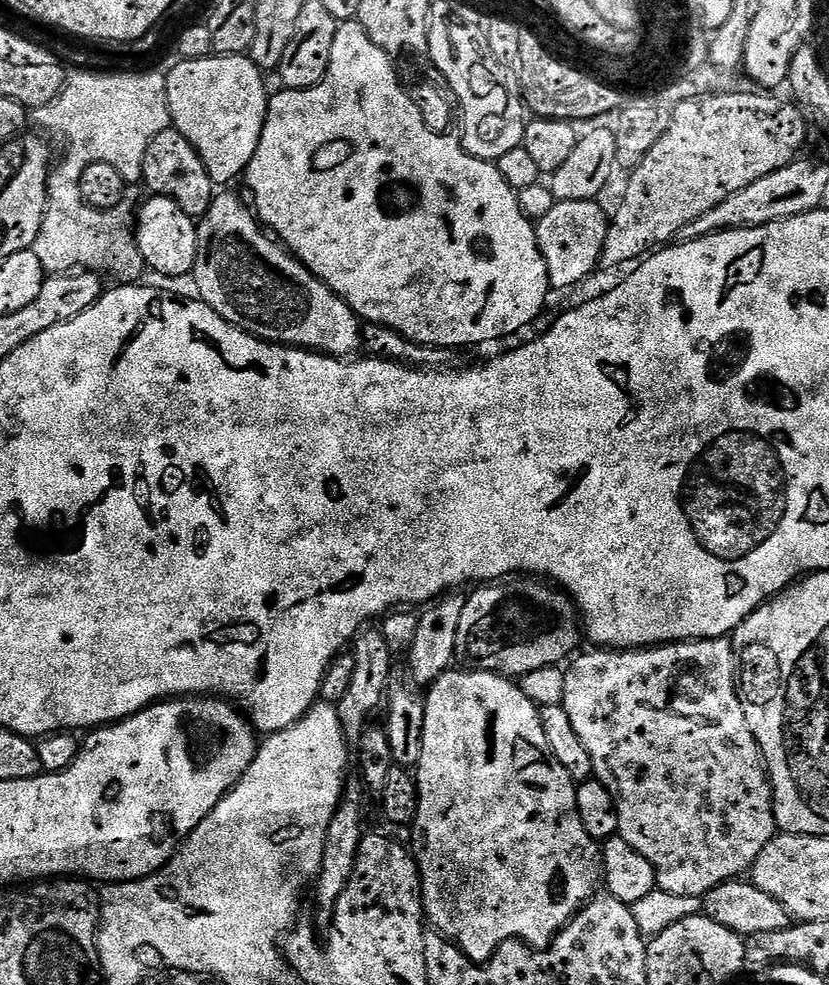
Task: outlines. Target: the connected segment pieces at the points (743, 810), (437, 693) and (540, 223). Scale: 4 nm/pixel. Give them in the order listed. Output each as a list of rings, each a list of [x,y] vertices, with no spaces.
[[[719,636],[713,640],[681,640],[651,648],[592,651],[596,652],[588,652],[585,656],[577,655],[564,668],[563,705],[578,738],[590,753],[593,777],[600,780],[602,786],[610,790],[610,798],[614,798],[620,827],[618,835],[630,842],[630,846],[634,846],[634,850],[638,850],[638,854],[642,854],[642,858],[646,858],[650,866],[654,866],[657,889],[666,894],[703,898],[719,884],[743,877],[751,869],[758,854],[762,854],[762,850],[766,850],[766,846],[778,835],[778,829],[772,805],[772,783],[768,781],[764,755],[760,752],[750,726],[746,726],[746,714],[742,710],[738,691],[738,665],[731,639]]]
[[[449,670],[443,672],[427,689],[424,701],[424,729],[422,730],[422,758],[414,769],[418,786],[418,814],[410,826],[412,844],[410,851],[420,869],[420,895],[424,897],[424,915],[437,933],[455,944],[473,964],[484,964],[507,940],[521,940],[534,949],[547,948],[552,939],[572,921],[581,908],[597,895],[602,880],[602,848],[586,834],[582,818],[576,809],[576,785],[566,774],[558,758],[550,754],[546,733],[542,731],[540,708],[526,694],[522,694],[519,683],[496,672],[475,670]]]
[[[557,200],[554,210],[546,214],[546,218],[535,221],[536,237],[542,258],[546,258],[546,270],[548,271],[548,283],[553,289],[572,288],[580,284],[592,271],[597,271],[600,263],[600,255],[606,246],[606,234],[610,223],[609,213],[604,213],[604,208],[596,200]]]

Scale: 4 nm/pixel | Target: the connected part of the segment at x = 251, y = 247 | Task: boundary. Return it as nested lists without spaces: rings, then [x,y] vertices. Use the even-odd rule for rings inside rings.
[[[232,190],[215,193],[208,212],[199,217],[196,226],[200,253],[190,276],[196,279],[199,299],[209,304],[222,318],[226,318],[226,322],[238,326],[243,332],[259,336],[261,340],[271,340],[273,344],[290,344],[341,358],[359,353],[362,348],[362,321],[356,311],[342,297],[334,294],[330,286],[323,284],[275,236],[269,234],[255,211],[249,205],[248,208],[244,205],[242,197],[228,191]]]

